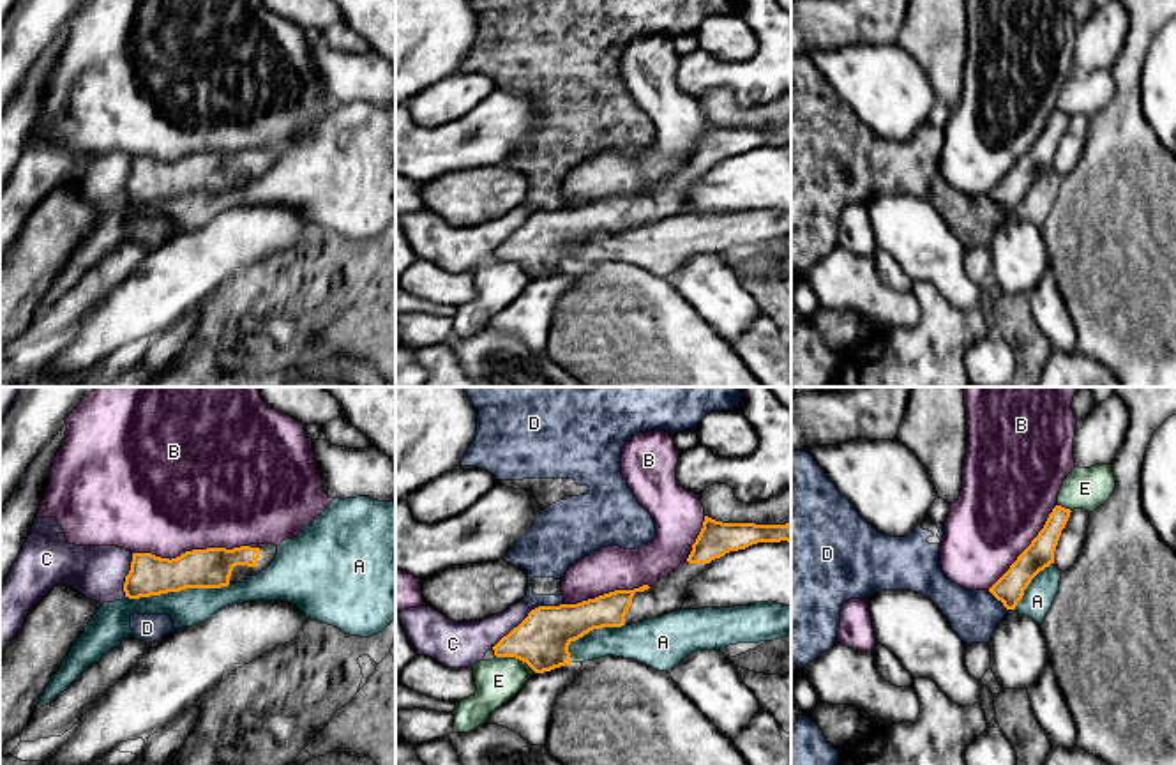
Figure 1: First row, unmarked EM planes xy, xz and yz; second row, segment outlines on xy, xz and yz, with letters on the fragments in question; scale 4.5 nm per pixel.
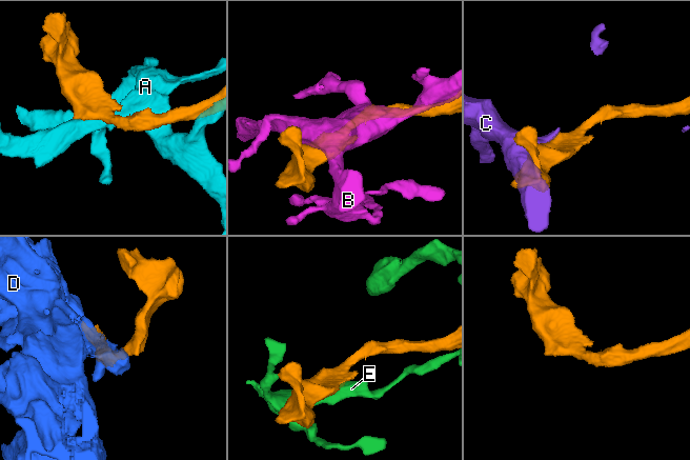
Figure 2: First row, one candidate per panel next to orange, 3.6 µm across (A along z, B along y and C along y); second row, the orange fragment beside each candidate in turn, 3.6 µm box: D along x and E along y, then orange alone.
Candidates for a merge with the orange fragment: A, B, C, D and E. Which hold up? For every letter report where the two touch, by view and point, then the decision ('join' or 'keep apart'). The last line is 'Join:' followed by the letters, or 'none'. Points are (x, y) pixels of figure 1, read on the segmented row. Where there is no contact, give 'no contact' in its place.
A: xy (177, 590) | keep apart
B: xy (189, 552) | keep apart
C: xy (128, 575) | keep apart
D: xz (548, 606) | keep apart
E: xz (516, 658) | keep apart
Join: none

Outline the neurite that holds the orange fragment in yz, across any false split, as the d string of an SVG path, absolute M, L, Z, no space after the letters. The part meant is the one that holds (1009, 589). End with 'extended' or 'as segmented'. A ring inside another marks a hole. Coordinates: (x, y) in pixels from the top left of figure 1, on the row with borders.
M1056 505L1049 514L1044 528L1031 544L1017 557L1010 569L989 588L1006 610L1015 610L1031 579L1054 564L1054 551L1065 528L1070 509Z | as segmented

